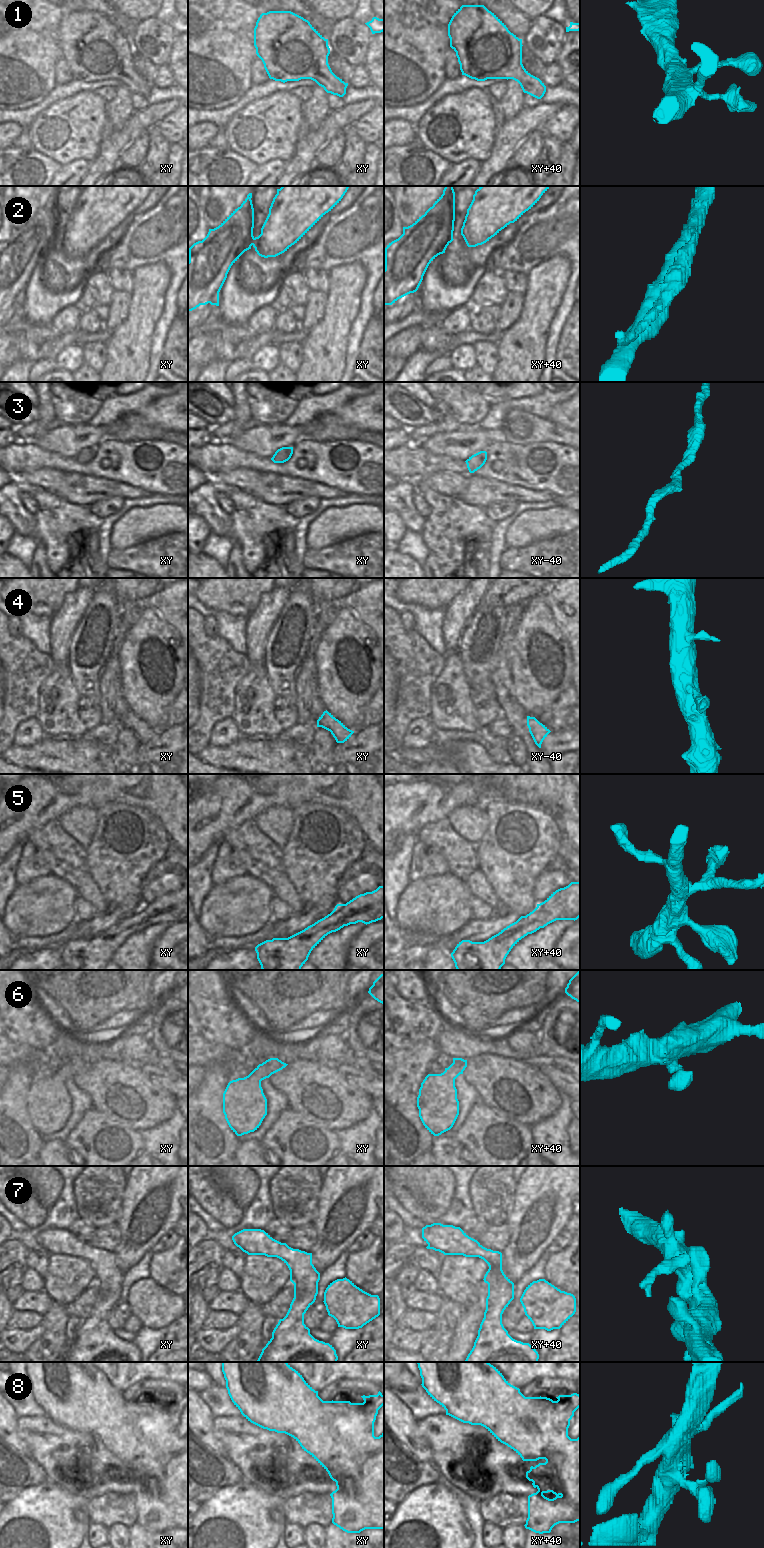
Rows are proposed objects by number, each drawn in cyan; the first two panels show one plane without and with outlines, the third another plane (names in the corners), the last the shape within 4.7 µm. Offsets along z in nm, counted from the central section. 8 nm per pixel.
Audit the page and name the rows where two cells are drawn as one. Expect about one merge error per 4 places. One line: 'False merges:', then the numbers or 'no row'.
False merges: no row

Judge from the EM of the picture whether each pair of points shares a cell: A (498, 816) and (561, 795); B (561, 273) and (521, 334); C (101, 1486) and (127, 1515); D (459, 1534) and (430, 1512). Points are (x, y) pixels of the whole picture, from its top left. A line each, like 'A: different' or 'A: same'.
A: different
B: same
C: different
D: same

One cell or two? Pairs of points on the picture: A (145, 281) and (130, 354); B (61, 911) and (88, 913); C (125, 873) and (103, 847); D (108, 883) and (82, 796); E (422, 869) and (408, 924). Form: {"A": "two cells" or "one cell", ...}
{"A": "one cell", "B": "two cells", "C": "one cell", "D": "two cells", "E": "two cells"}

